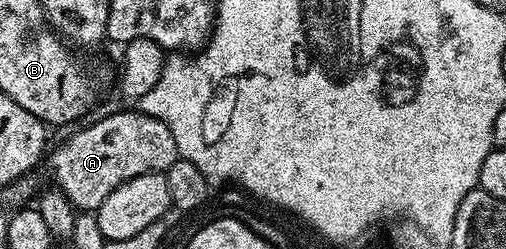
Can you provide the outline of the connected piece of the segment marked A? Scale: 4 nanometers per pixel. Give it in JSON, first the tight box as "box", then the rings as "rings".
{"box":[46,110,178,213],"rings":[[[139,110],[112,112],[87,124],[80,126],[85,128],[77,127],[77,132],[53,152],[51,149],[46,160],[60,183],[57,184],[59,191],[64,192],[72,207],[80,212],[95,213],[122,182],[130,182],[130,178],[138,178],[138,174],[165,172],[178,159],[174,134],[170,134],[166,122],[158,122],[158,118]]]}

